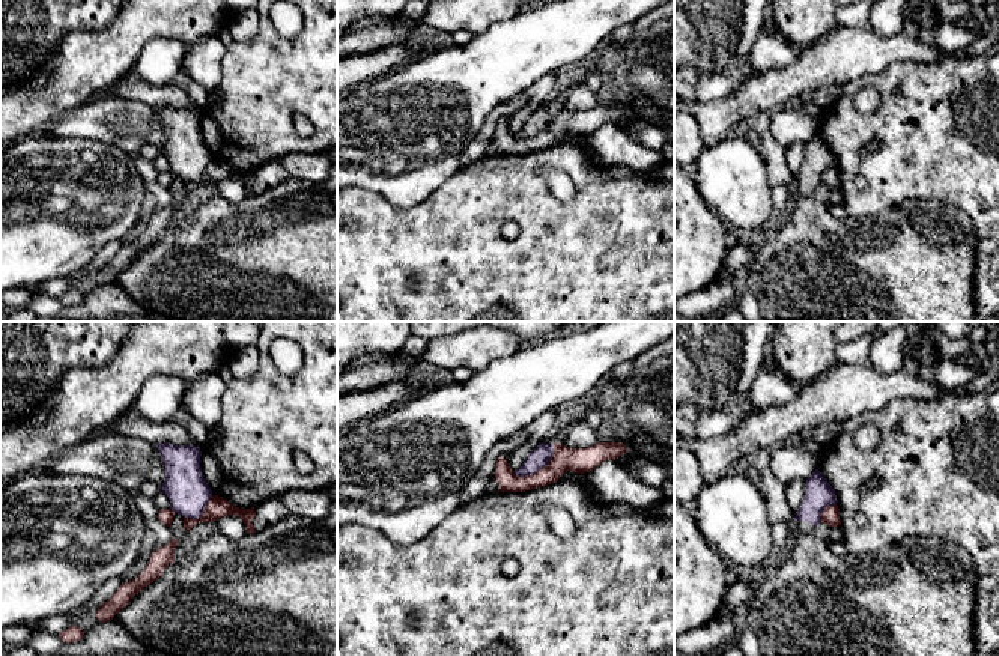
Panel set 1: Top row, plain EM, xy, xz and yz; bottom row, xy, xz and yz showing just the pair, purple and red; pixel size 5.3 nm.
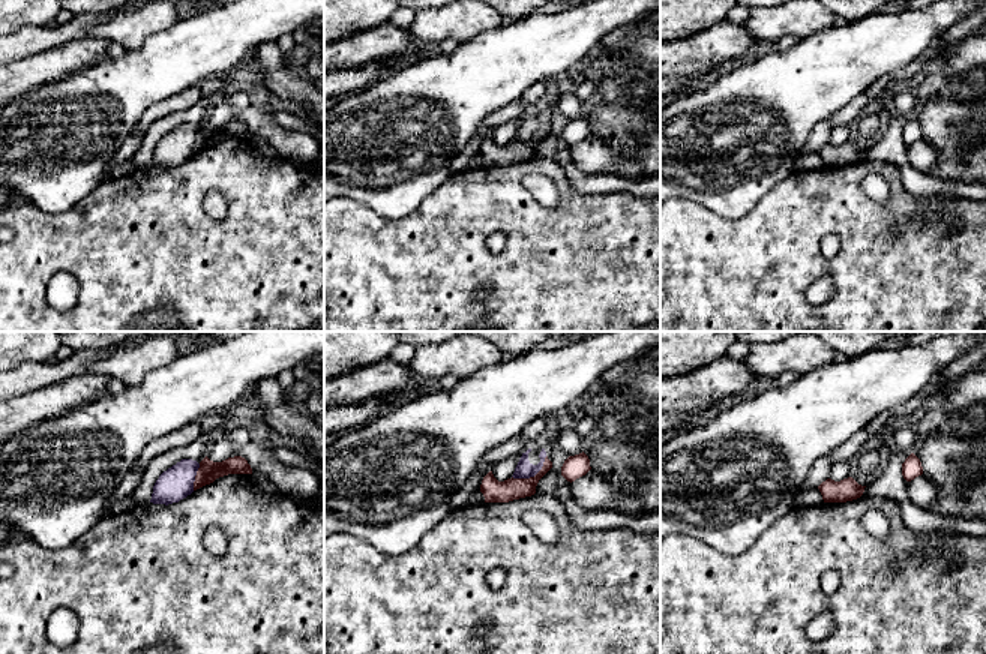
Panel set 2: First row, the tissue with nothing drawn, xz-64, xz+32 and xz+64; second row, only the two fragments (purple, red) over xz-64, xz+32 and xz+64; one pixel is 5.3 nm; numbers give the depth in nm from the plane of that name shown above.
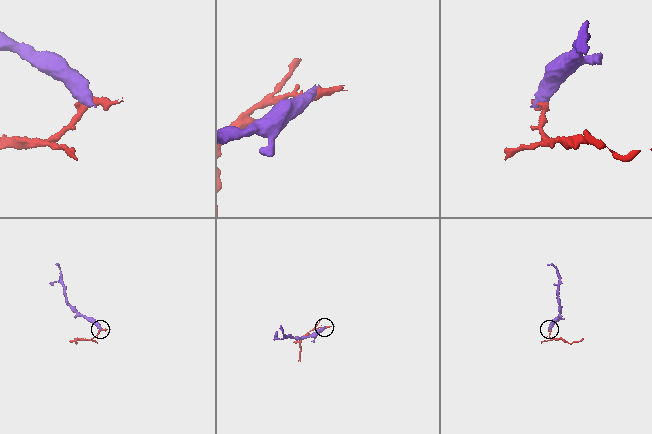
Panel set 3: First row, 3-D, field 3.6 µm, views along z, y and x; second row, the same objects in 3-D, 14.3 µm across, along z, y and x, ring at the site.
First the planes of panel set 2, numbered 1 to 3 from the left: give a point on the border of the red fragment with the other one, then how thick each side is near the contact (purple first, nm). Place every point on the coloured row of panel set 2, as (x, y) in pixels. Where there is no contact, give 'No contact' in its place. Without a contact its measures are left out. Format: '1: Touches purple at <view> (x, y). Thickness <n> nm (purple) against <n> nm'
1: Touches purple at xz-64 (194, 477). Thickness 180 nm (purple) against 110 nm
2: Touches purple at xz+32 (532, 476). Thickness 100 nm (purple) against 120 nm
3: No contact

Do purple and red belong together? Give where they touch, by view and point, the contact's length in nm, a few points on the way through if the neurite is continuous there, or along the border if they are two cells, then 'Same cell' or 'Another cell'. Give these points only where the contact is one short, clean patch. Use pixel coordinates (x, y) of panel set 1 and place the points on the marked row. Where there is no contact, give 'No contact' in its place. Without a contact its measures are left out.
Touches purple at xz (539, 468). Shared border 280 nm. Boundary: xz (554, 444), (551, 459), (543, 467), (525, 476), (512, 473). Another cell

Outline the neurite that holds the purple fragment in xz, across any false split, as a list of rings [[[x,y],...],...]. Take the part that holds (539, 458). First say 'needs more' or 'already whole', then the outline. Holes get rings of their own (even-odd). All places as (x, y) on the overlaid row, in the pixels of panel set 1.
already whole; [[[540,442],[527,457],[527,460],[522,463],[522,466],[516,471],[513,471],[513,474],[516,477],[527,477],[531,475],[534,472],[537,472],[539,469],[545,468],[551,457],[552,457],[552,450],[554,450],[554,444],[543,444]]]

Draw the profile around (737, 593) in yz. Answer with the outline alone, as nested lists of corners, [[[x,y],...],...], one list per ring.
[[[736,581],[727,585],[724,602],[733,608],[748,603],[754,590],[751,590],[743,581]]]

